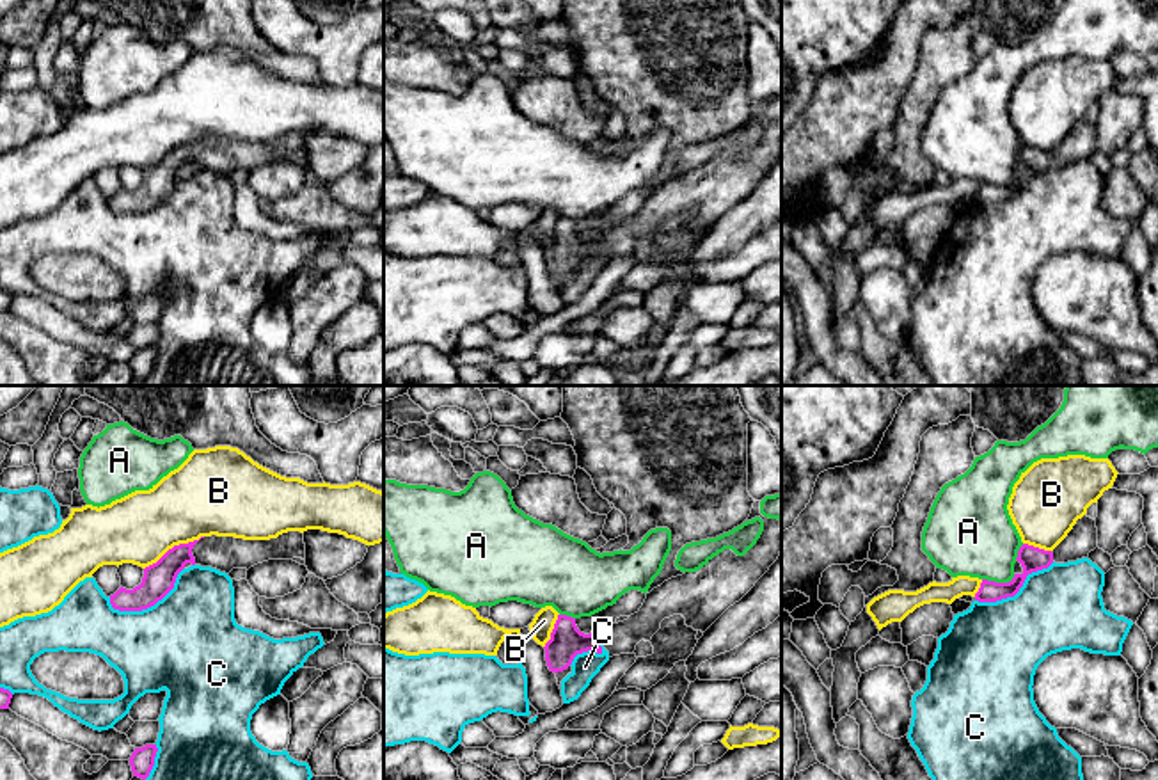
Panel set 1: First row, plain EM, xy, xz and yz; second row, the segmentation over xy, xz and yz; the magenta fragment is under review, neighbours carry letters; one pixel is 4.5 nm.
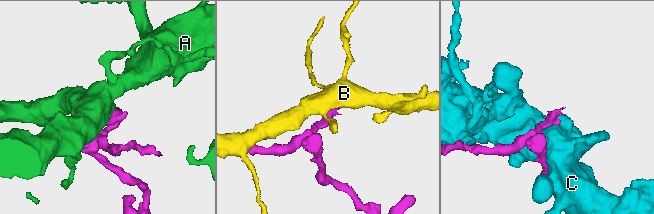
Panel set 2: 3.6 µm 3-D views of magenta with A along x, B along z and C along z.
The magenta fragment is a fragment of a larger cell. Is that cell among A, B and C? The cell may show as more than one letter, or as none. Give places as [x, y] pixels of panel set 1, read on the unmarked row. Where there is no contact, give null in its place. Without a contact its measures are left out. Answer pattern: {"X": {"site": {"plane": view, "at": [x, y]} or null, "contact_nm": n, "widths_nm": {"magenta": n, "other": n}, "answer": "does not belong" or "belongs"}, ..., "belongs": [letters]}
{"A": {"site": {"plane": "yz", "at": [999, 185]}, "contact_nm": 150, "widths_nm": {"magenta": 110, "other": 360}, "answer": "does not belong"}, "B": {"site": {"plane": "xy", "at": [174, 148]}, "contact_nm": 320, "widths_nm": {"magenta": 150, "other": 340}, "answer": "does not belong"}, "C": {"site": {"plane": "xy", "at": [151, 206]}, "contact_nm": 380, "widths_nm": {"magenta": 150, "other": 480}, "answer": "does not belong"}, "belongs": []}

